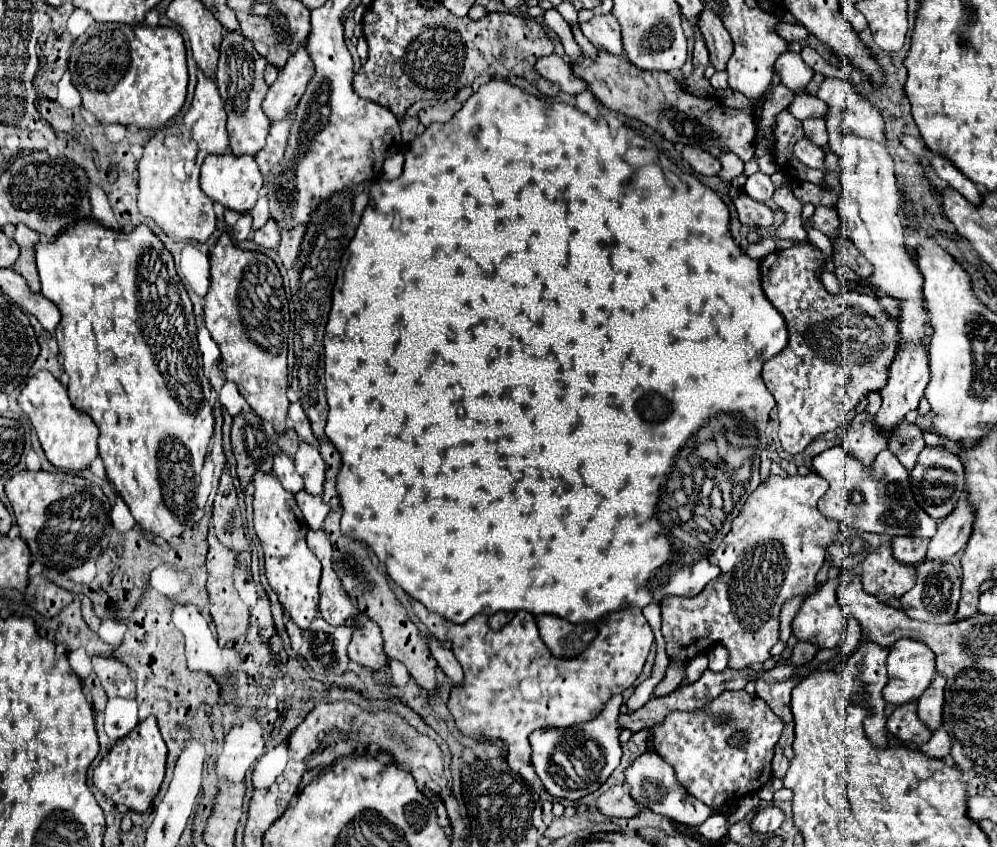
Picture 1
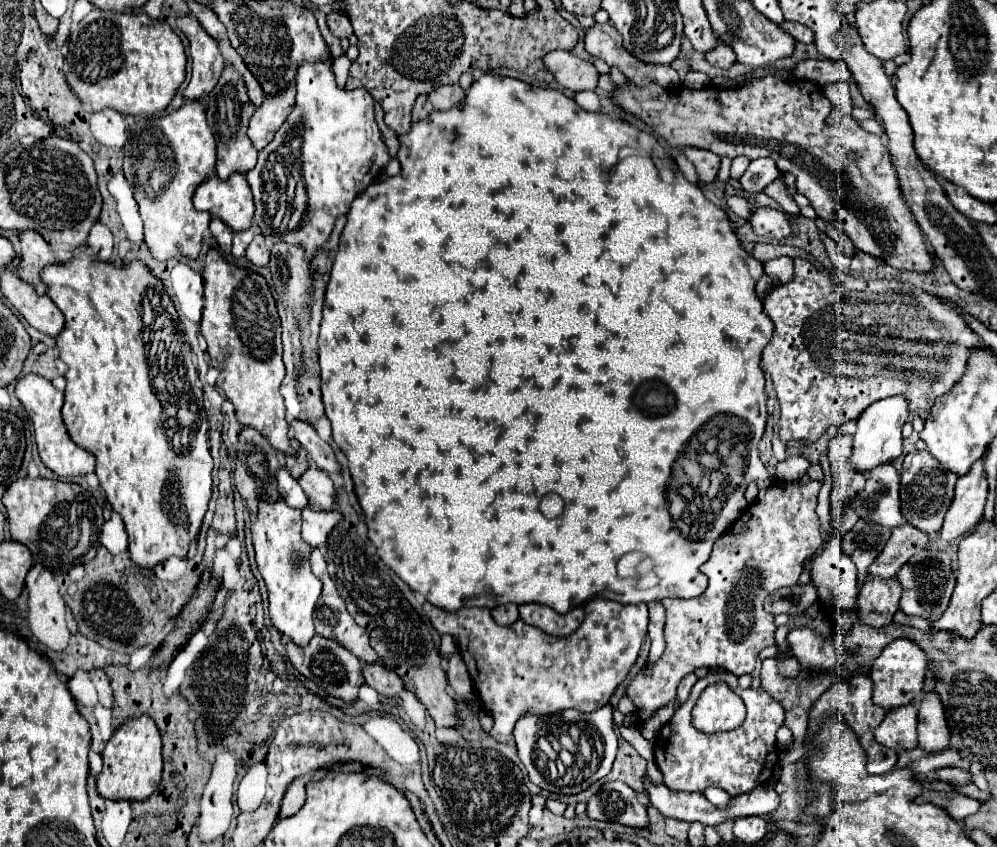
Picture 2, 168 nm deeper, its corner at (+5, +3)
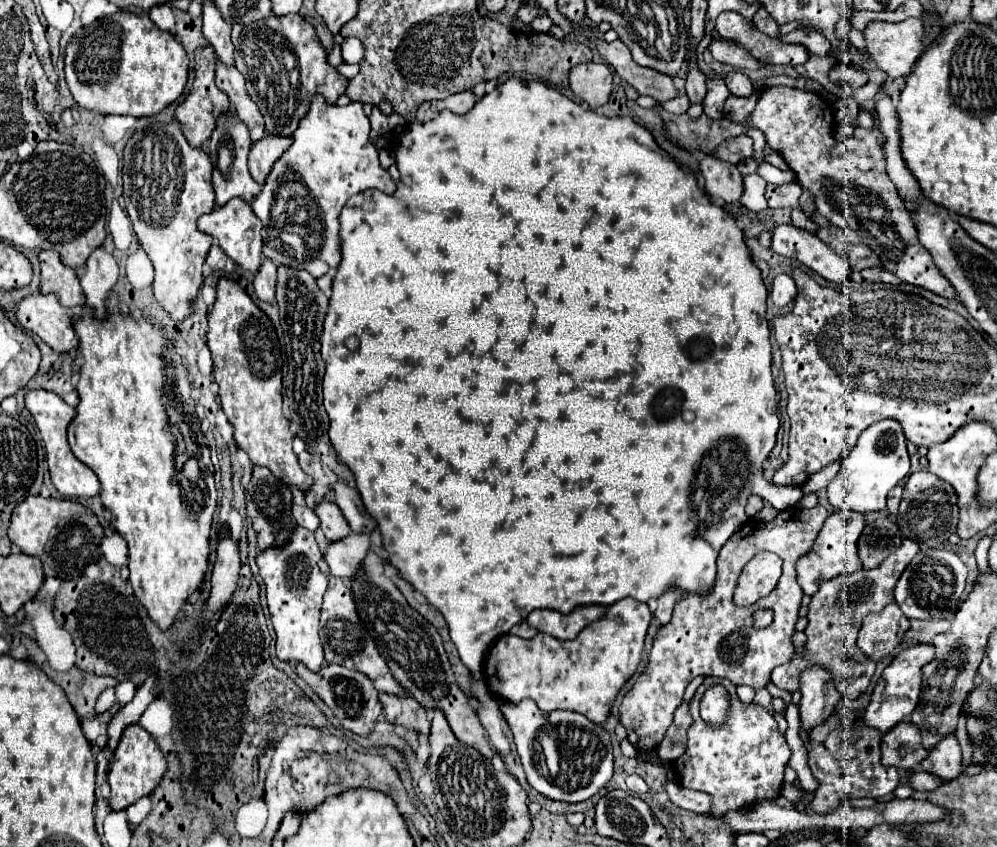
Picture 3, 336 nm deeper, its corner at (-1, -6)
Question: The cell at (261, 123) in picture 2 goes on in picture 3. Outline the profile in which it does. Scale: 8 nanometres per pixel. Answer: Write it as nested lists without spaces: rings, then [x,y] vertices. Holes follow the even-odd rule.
[[[264,134],[262,140],[254,142],[248,154],[248,168],[254,180],[260,184],[266,180],[266,174],[270,172],[272,164],[282,156],[282,152],[290,146],[292,138],[278,136],[278,134]]]

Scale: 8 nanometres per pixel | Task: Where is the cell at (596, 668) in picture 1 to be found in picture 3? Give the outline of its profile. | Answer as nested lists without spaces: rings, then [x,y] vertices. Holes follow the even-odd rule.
[[[622,598],[568,642],[542,632],[530,640],[502,634],[490,646],[484,660],[488,690],[510,704],[532,698],[542,712],[570,710],[584,714],[596,724],[604,724],[618,692],[638,670],[650,622],[652,612],[646,604],[634,598]]]

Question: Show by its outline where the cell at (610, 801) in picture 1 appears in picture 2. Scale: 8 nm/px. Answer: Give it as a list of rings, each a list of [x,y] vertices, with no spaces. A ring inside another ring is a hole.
[[[608,781],[588,799],[586,815],[598,821],[612,821],[626,827],[644,829],[650,825],[646,805],[634,789],[622,781]]]

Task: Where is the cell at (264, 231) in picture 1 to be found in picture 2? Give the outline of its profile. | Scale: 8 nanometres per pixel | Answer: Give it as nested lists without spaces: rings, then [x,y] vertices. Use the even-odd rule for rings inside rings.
[[[258,233],[254,237],[254,241],[250,243],[250,247],[246,249],[246,259],[258,267],[266,267],[268,265],[268,257],[270,257],[270,251],[266,247],[266,241],[264,241],[264,235]]]

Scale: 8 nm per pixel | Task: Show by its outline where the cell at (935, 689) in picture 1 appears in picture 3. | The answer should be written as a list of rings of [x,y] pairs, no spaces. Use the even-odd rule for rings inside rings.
[[[946,734],[920,762],[922,770],[940,776],[944,782],[950,782],[962,774],[962,750],[954,734]]]

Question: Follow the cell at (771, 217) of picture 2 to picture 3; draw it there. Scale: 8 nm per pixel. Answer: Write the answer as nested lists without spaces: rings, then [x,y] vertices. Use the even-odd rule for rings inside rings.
[[[780,224],[772,230],[772,250],[776,254],[796,258],[804,266],[834,284],[844,284],[850,276],[848,262],[826,246],[816,234],[802,228]]]

